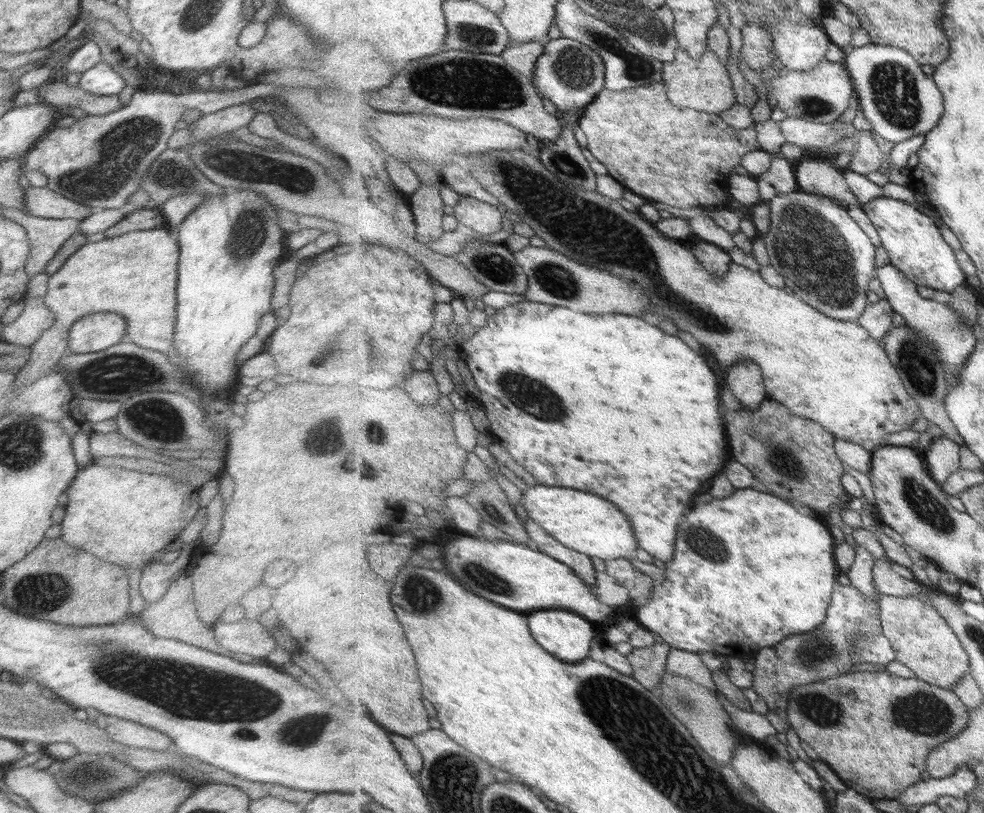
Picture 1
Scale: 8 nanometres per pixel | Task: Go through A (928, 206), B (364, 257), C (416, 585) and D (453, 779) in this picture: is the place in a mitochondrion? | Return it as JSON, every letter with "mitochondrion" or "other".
{"A":"other","B":"other","C":"mitochondrion","D":"mitochondrion"}

